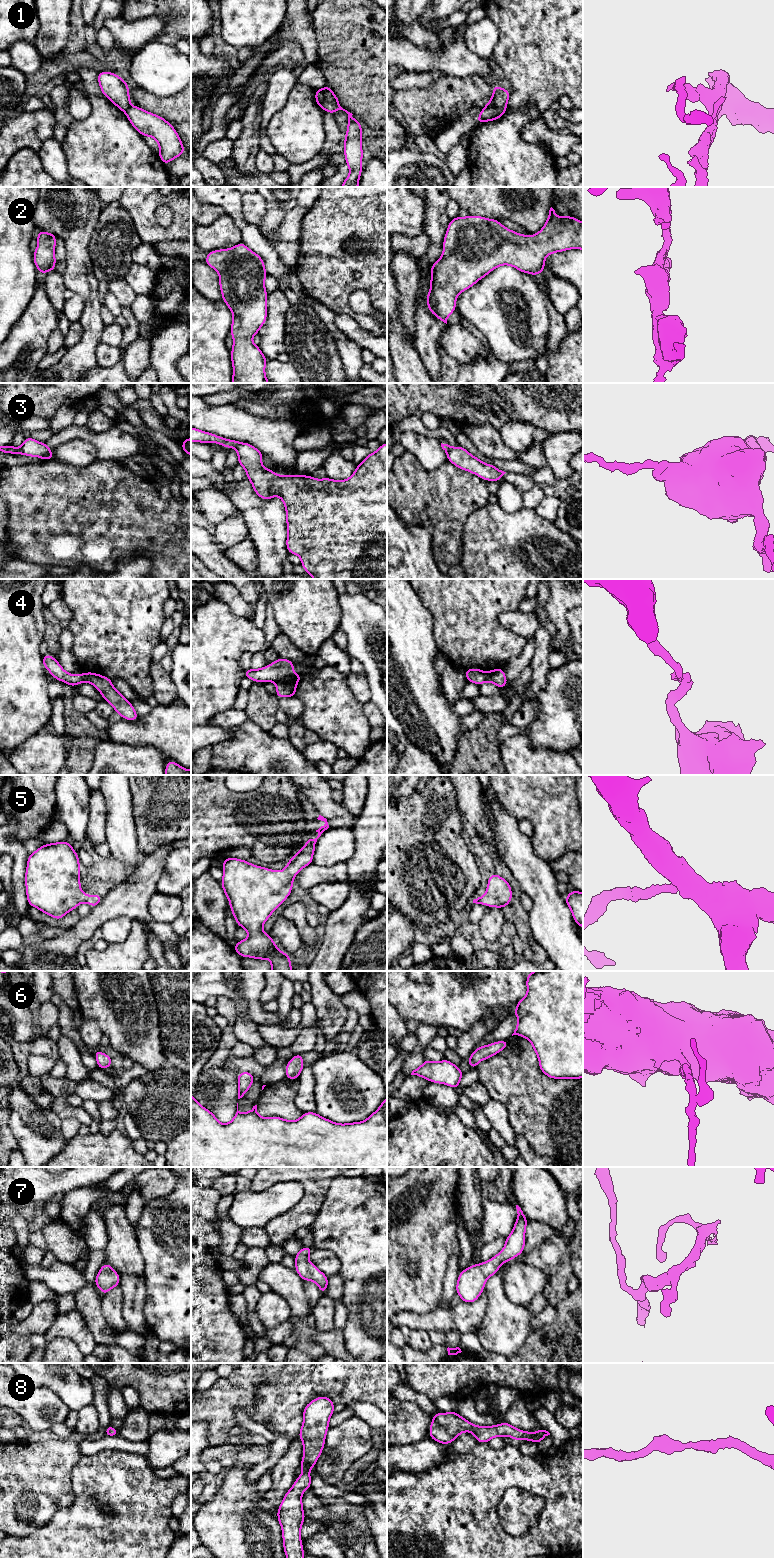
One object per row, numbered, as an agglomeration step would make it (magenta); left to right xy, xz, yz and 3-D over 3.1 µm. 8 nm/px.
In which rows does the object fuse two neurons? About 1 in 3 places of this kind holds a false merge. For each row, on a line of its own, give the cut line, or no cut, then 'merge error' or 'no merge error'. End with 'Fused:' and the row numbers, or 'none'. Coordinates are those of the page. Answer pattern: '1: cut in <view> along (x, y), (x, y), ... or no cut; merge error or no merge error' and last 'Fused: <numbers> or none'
1: cut in yz along (486, 105), (506, 107); merge error
2: no cut; no merge error
3: cut in xy along (49, 450), (41, 457); merge error
4: cut in xz along (292, 673), (283, 676), (275, 682); merge error
5: no cut; no merge error
6: no cut; no merge error
7: no cut; no merge error
8: no cut; no merge error
Fused: 1, 3, 4

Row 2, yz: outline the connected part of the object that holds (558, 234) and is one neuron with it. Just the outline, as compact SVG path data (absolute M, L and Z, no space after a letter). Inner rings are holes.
M552 207L543 228L532 236L510 230L496 219L457 216L448 224L442 256L430 269L430 290L426 297L428 309L447 324L448 317L456 310L457 296L498 266L510 265L520 272L537 276L544 272L548 255L569 249L583 250L583 222L570 215L558 217Z

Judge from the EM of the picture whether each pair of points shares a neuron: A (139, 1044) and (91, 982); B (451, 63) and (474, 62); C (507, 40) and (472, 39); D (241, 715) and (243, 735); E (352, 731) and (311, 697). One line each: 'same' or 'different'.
A: same
B: same
C: different
D: different
E: same

